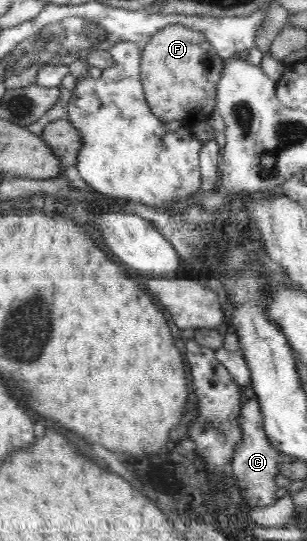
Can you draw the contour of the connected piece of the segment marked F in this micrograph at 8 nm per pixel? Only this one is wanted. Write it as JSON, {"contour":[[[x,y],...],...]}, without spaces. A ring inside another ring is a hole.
{"contour":[[[176,24],[158,30],[144,46],[141,54],[140,78],[145,93],[146,104],[162,122],[176,121],[178,125],[193,126],[202,119],[207,119],[217,104],[217,84],[225,70],[226,60],[218,57],[216,50],[198,30]]]}

